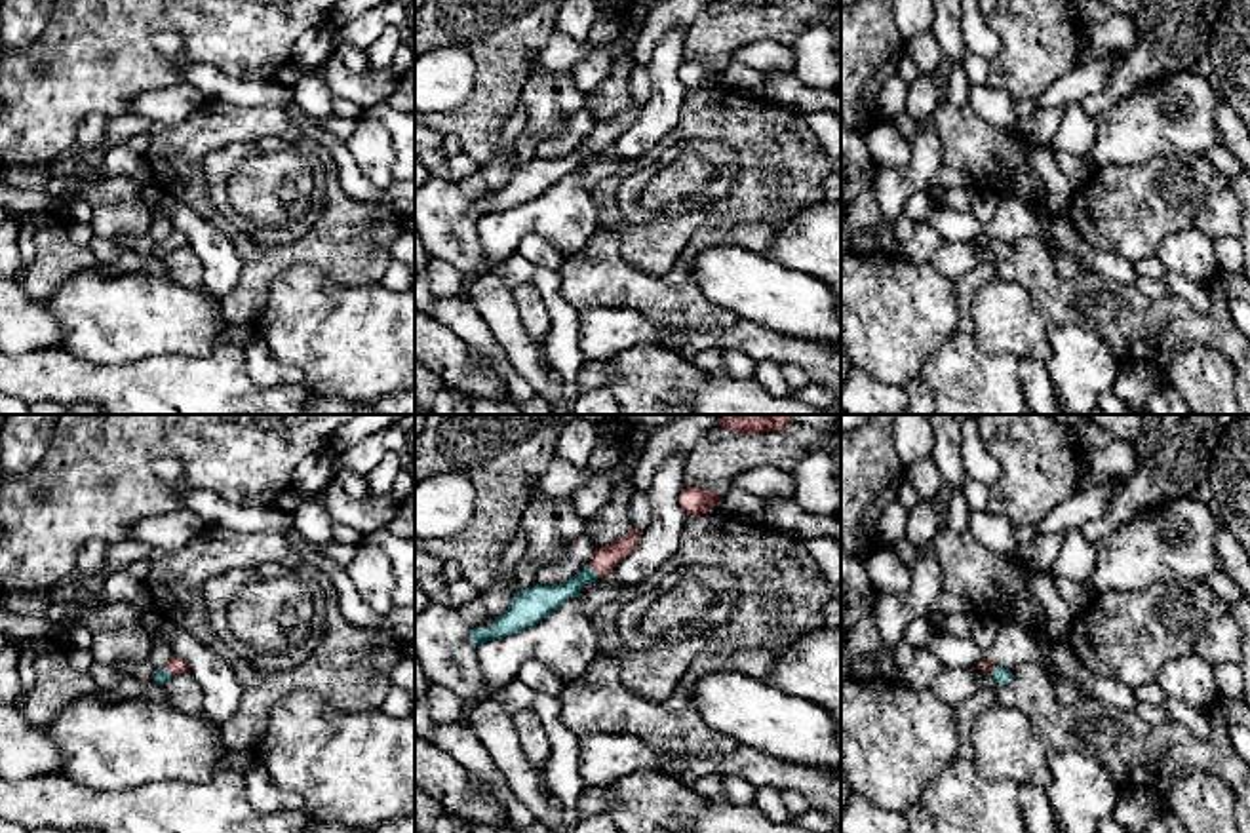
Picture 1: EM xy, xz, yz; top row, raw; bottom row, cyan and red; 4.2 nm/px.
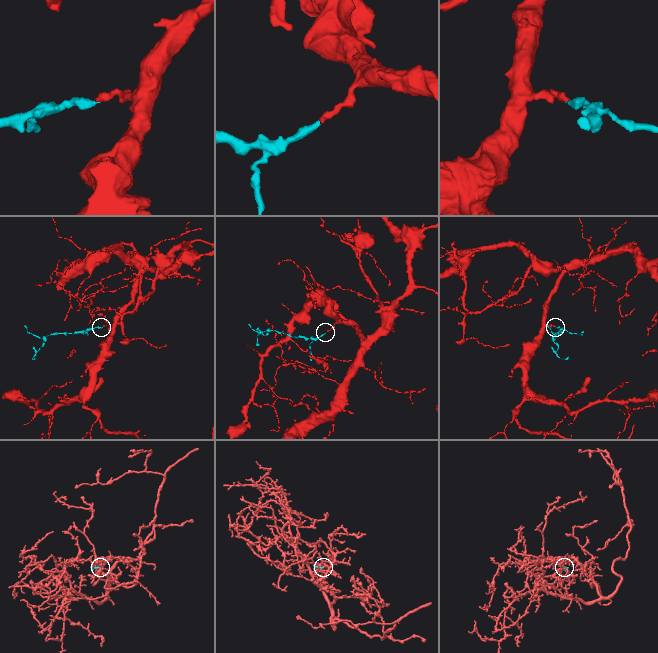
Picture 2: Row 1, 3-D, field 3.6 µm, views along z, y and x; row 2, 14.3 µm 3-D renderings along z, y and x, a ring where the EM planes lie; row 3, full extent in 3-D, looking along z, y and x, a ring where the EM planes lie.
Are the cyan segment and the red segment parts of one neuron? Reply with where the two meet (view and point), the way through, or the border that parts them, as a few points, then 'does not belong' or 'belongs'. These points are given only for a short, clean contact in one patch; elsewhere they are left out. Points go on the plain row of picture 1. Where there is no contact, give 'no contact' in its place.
meets cyan in xz at (594, 145); runs through xz (543, 174), (566, 166), (594, 145), (604, 135); belongs

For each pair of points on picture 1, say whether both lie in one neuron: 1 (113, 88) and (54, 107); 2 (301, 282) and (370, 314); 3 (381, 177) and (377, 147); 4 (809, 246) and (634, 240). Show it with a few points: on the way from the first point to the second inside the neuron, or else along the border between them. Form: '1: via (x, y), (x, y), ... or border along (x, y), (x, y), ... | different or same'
1: via (97, 88), (73, 88), (69, 92) | same
2: via (314, 299), (330, 314), (352, 314) | same
3: via (379, 170), (377, 154) | same
4: border along (815, 206), (800, 210), (777, 231) | different

